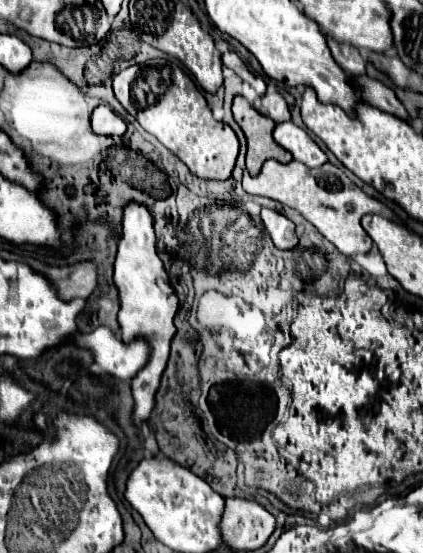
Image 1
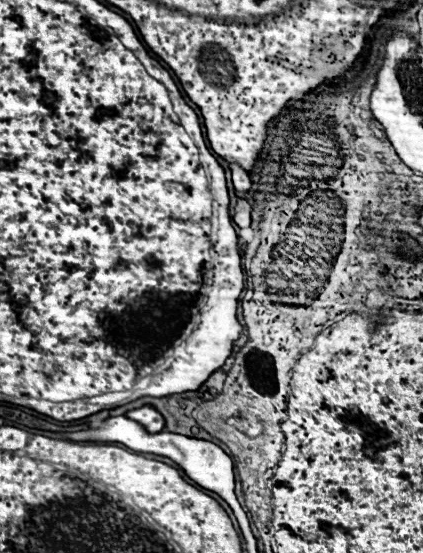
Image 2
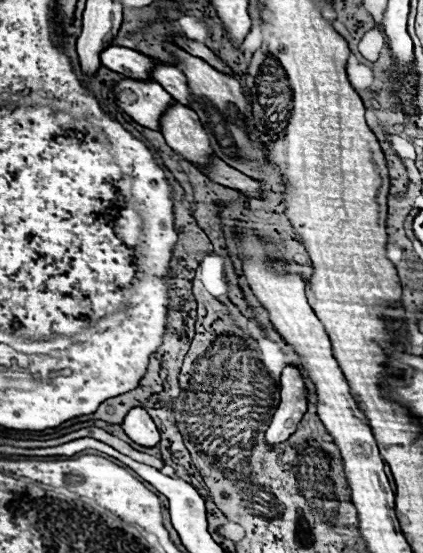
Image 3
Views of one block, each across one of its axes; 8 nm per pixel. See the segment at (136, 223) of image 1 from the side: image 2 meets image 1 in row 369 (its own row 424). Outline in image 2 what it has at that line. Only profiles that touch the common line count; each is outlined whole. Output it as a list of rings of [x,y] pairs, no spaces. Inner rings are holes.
[[[150,406],[134,408],[134,410],[130,410],[126,416],[132,418],[132,420],[136,420],[136,422],[140,422],[140,424],[146,426],[150,432],[160,432],[160,430],[164,428],[164,416],[162,416],[158,410],[150,408]]]

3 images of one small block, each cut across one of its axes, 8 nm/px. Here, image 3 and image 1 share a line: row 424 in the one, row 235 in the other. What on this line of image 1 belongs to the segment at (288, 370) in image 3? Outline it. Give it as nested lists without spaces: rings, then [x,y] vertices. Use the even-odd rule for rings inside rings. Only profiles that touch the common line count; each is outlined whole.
[[[262,208],[260,218],[262,218],[264,228],[270,234],[276,248],[290,250],[290,248],[294,248],[298,244],[296,228],[284,214],[280,214],[276,210],[270,210],[270,208]]]

